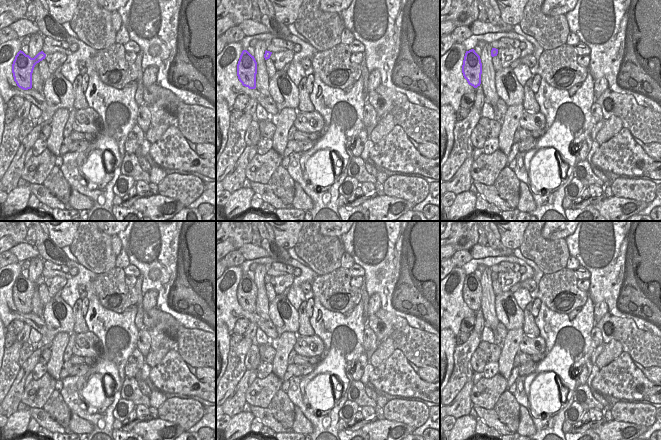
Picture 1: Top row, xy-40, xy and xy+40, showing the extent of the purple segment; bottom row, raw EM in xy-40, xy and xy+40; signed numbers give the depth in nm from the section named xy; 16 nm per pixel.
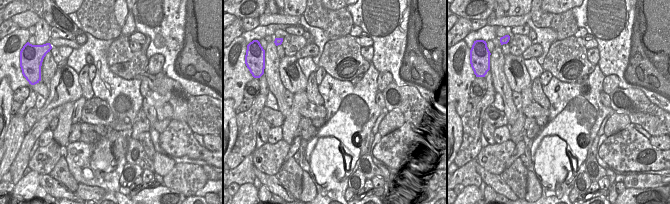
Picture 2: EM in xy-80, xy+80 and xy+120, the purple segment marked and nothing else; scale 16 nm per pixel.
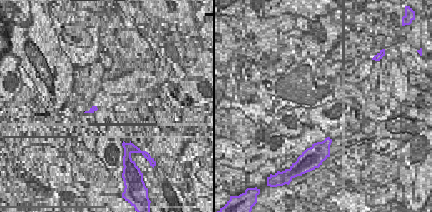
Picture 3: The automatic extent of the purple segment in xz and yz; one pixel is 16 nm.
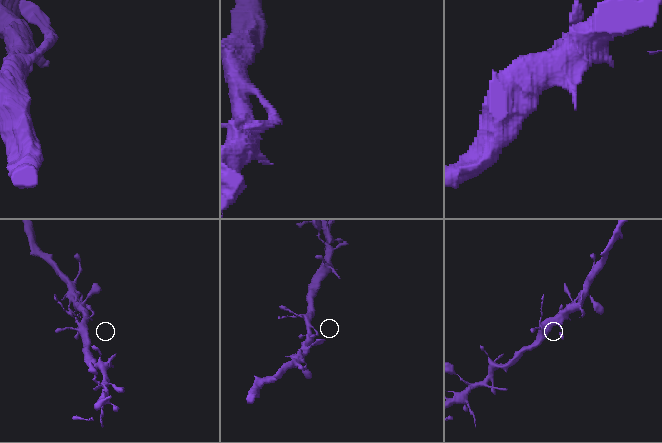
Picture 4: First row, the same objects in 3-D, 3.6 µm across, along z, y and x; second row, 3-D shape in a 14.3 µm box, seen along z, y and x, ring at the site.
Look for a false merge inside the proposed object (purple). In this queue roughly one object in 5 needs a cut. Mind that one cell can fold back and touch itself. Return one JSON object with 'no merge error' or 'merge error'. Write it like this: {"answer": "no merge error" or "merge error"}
{"answer": "no merge error"}

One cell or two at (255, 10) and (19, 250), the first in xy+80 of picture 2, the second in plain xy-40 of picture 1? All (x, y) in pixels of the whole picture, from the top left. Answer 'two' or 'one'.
two

